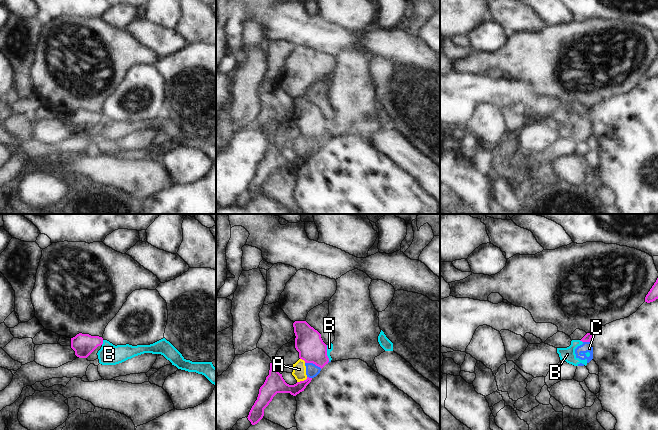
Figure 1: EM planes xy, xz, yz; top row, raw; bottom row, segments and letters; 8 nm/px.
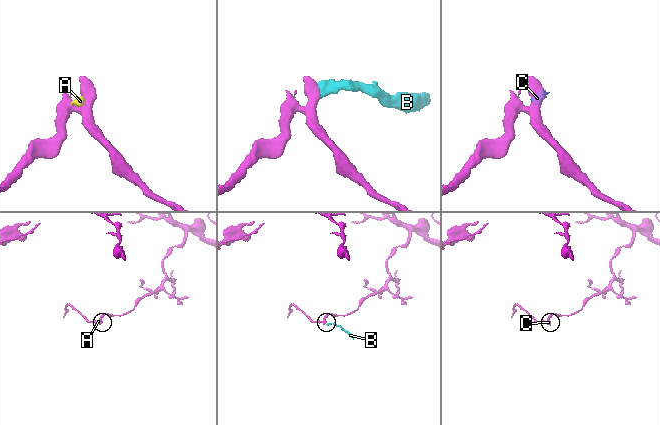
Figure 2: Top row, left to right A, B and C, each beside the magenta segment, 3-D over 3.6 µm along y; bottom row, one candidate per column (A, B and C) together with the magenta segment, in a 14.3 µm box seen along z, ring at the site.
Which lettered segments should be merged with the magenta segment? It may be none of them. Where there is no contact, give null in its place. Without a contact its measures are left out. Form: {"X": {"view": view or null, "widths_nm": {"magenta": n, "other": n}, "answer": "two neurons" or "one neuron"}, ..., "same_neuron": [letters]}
{"A": {"view": "xz", "widths_nm": {"magenta": 160, "other": 110}, "answer": "two neurons"}, "B": {"view": "xz", "widths_nm": {"magenta": 220, "other": 50}, "answer": "two neurons"}, "C": {"view": "xz", "widths_nm": {"magenta": 220, "other": 100}, "answer": "two neurons"}, "same_neuron": []}

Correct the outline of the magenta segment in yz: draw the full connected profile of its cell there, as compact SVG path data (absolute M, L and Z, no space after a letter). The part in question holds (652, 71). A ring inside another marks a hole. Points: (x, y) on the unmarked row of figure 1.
M658 54L648 70L645 73L645 78L650 79L658 75Z

